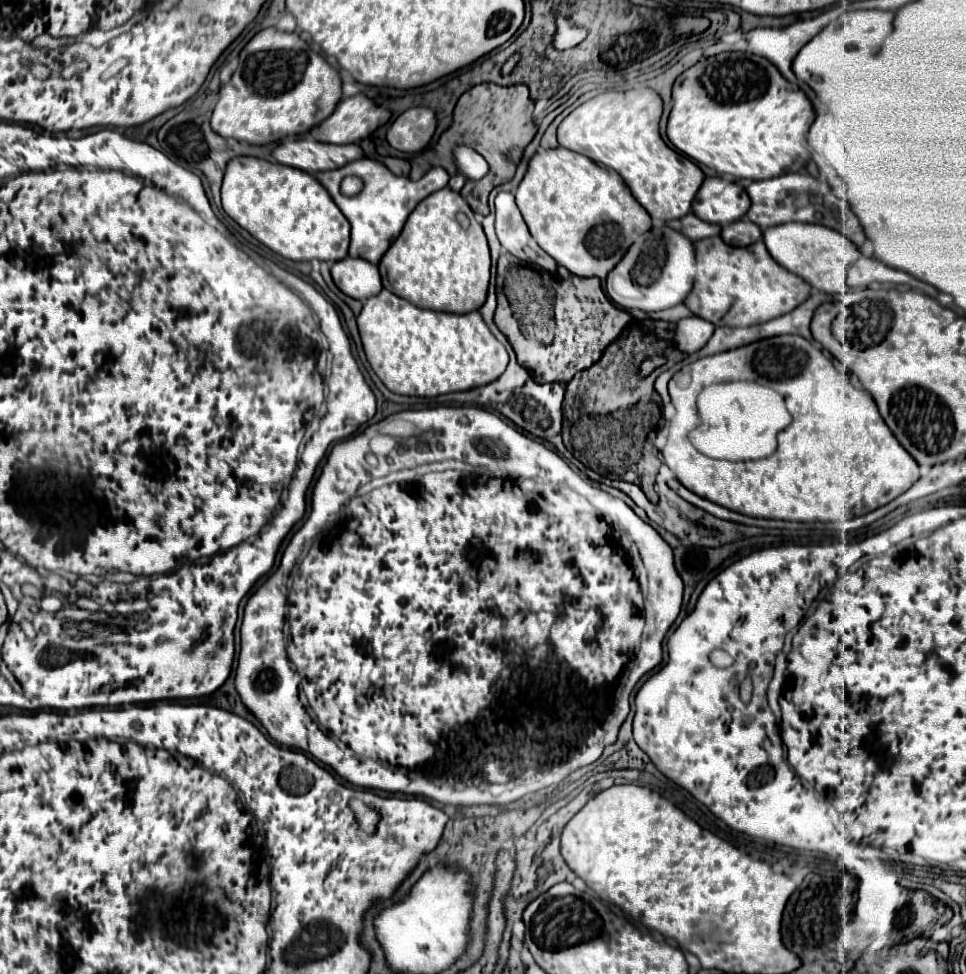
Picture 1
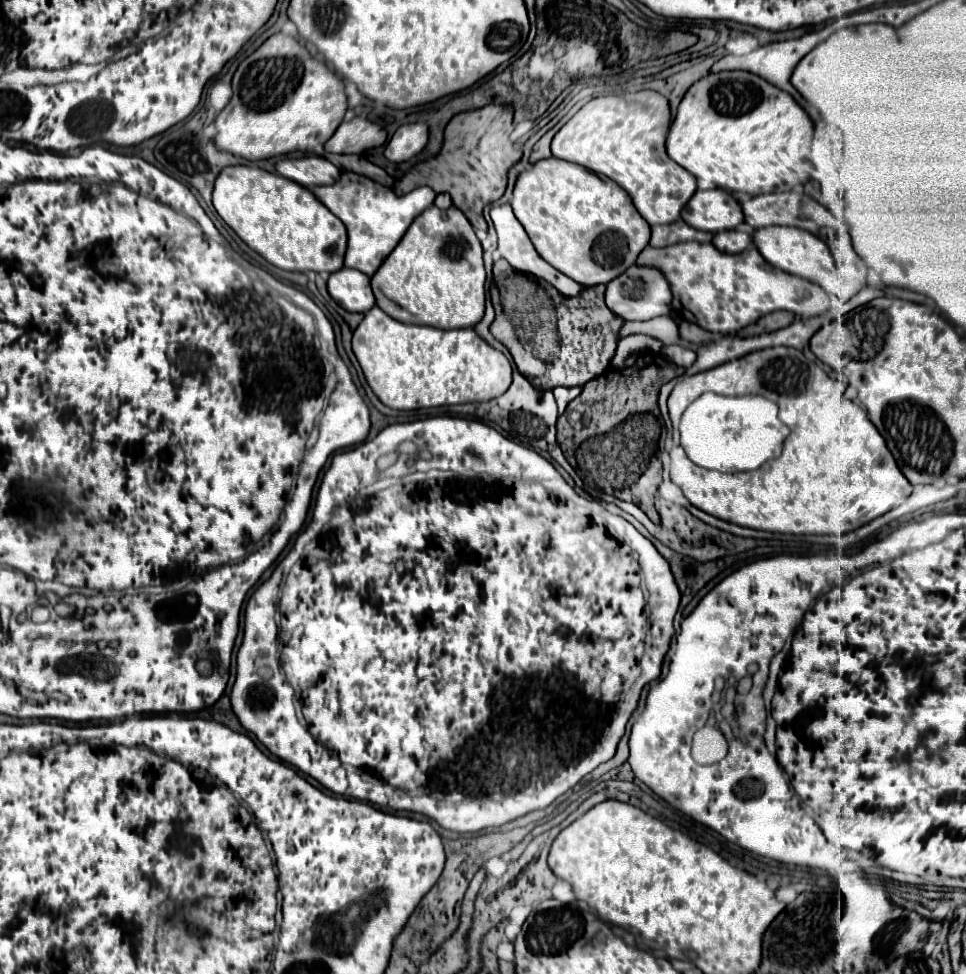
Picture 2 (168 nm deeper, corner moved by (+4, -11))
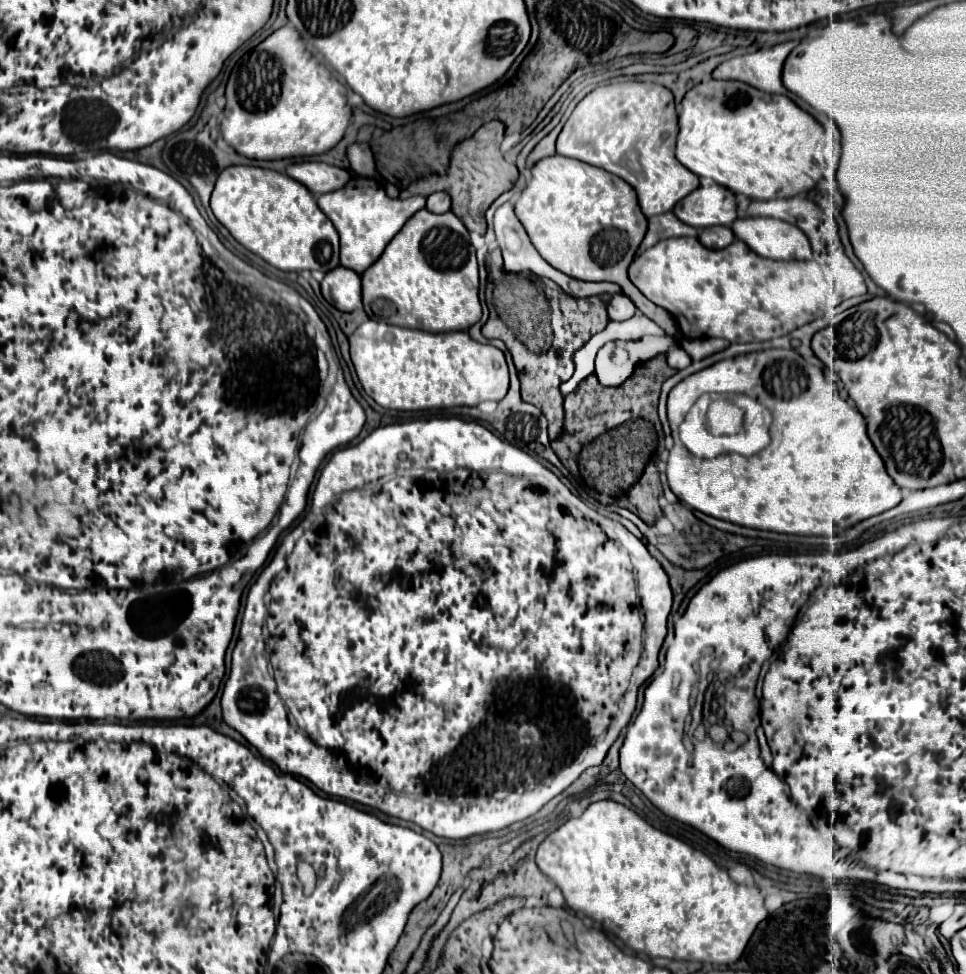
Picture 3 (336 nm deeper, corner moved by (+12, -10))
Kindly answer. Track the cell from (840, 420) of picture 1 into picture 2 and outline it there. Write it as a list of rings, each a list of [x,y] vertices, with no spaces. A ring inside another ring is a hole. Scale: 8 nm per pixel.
[[[768,347],[762,351],[754,351],[736,361],[728,361],[714,369],[696,373],[692,377],[676,383],[668,397],[668,411],[674,427],[674,445],[670,449],[670,479],[684,491],[686,499],[714,515],[720,517],[724,513],[724,521],[736,523],[740,527],[752,527],[772,533],[792,533],[792,535],[836,535],[841,536],[848,531],[866,525],[868,521],[888,513],[906,501],[908,479],[902,477],[896,459],[888,453],[888,447],[880,433],[870,423],[866,411],[844,395],[846,385],[842,381],[834,381],[828,377],[814,361],[806,359],[802,351],[792,347]],[[712,391],[720,395],[748,395],[760,393],[770,401],[776,401],[782,411],[782,423],[790,427],[790,435],[782,447],[780,461],[768,461],[756,471],[748,473],[720,473],[706,471],[692,461],[688,461],[684,449],[678,443],[678,421],[684,409],[698,399],[702,393]]]

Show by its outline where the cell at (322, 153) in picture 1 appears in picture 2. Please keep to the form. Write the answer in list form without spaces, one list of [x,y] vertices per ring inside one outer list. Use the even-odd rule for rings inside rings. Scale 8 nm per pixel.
[[[316,155],[300,159],[282,159],[276,163],[276,173],[308,189],[316,185],[332,185],[340,177],[340,169],[336,165]]]

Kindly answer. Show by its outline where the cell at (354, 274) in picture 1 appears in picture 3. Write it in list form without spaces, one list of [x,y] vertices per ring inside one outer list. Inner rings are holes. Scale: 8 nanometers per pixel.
[[[338,266],[332,272],[324,276],[322,284],[322,296],[338,310],[352,312],[362,306],[360,296],[360,276],[352,272],[350,268]]]

